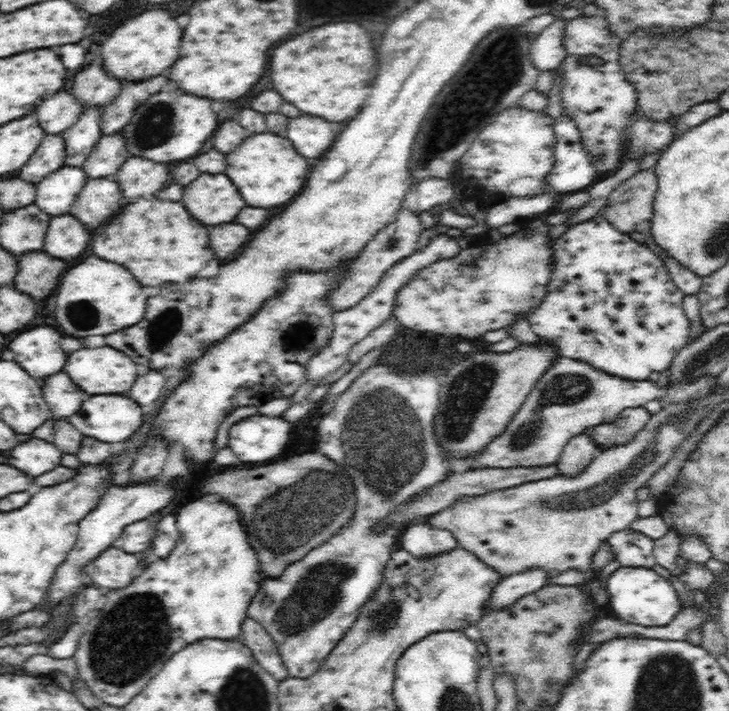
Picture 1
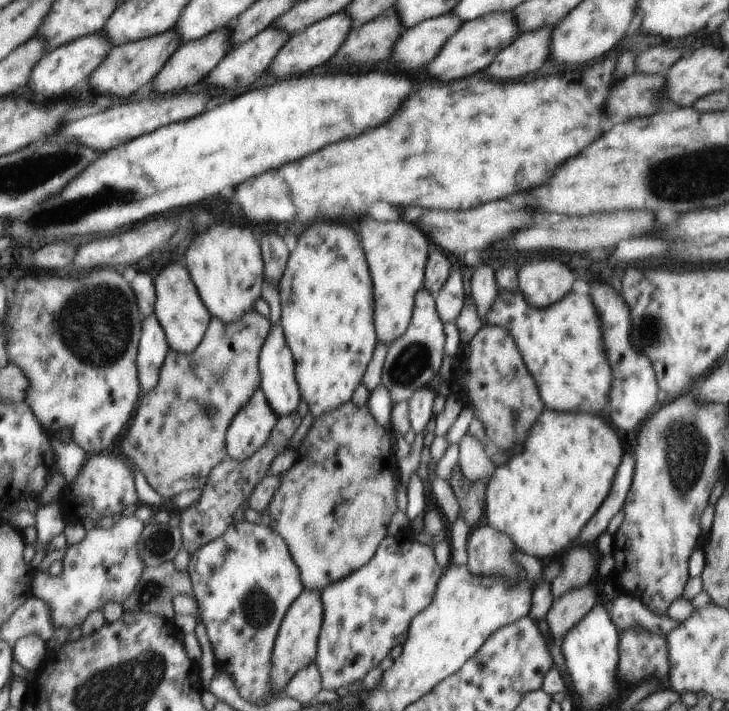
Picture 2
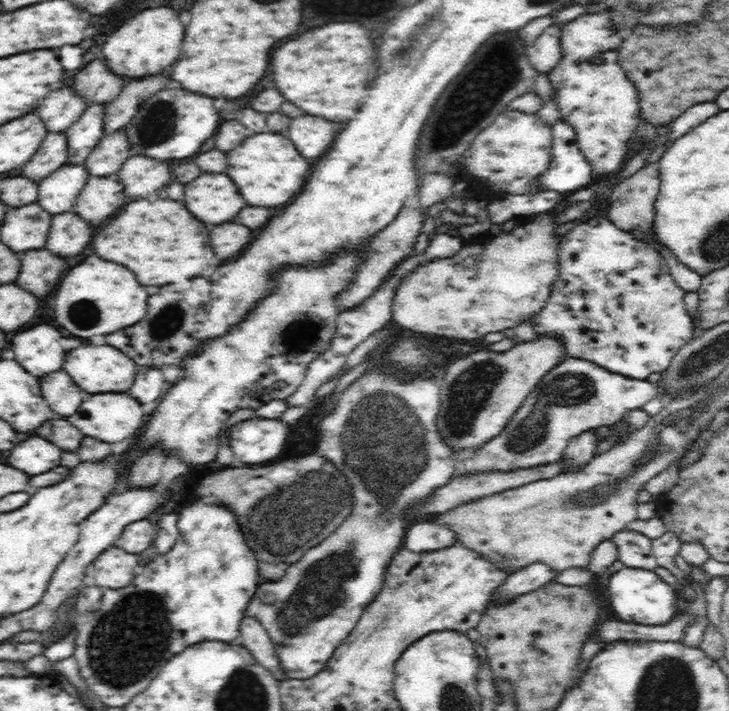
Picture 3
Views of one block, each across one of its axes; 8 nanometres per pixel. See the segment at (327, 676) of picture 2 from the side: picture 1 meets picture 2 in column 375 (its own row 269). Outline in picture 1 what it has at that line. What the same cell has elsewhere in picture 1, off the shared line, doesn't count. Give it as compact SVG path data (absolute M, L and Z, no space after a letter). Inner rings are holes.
M600 214L591 220L582 222L570 227L554 242L554 276L548 282L548 292L546 298L540 302L538 308L534 308L530 314L526 314L526 319L530 323L532 332L535 332L540 339L550 341L558 346L558 353L562 358L570 358L579 362L586 362L588 365L596 367L615 377L628 379L631 381L649 380L648 376L652 372L662 372L670 367L678 351L690 341L690 319L684 313L683 298L684 293L680 290L668 274L666 263L662 258L655 254L644 243L638 243L632 239L630 233L620 232L616 227L610 225Z

